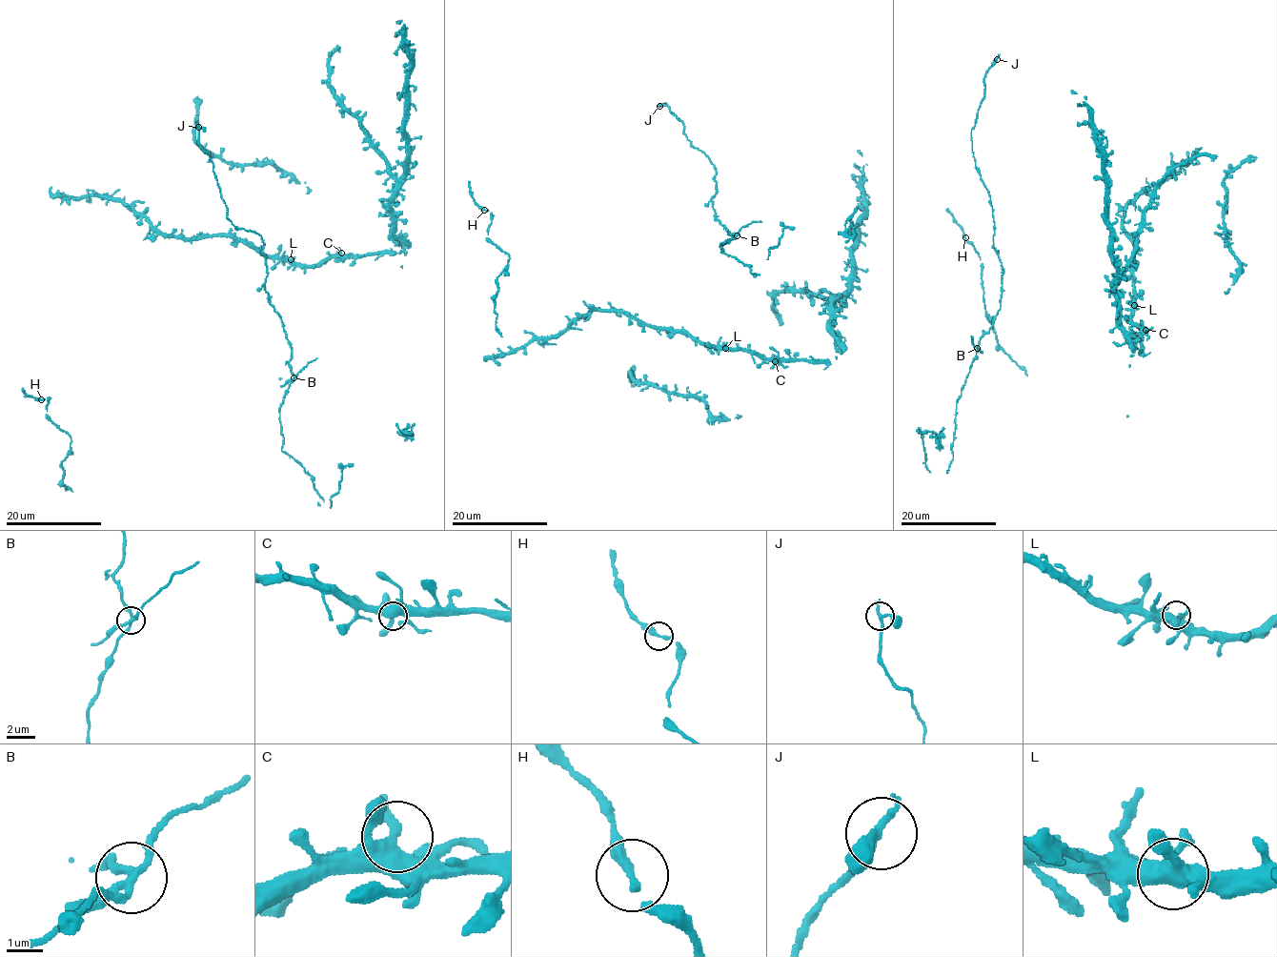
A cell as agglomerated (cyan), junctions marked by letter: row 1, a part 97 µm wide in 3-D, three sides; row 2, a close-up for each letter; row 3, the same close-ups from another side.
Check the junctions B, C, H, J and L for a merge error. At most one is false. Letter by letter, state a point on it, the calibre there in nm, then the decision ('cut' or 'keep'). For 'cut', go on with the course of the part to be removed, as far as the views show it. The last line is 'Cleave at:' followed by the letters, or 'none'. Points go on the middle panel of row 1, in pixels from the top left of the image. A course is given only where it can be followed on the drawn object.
B: place (737, 235); calibre 200 nm; cut; course (737, 235), (741, 227), (761, 222)
C: place (775, 361); calibre 360 nm; keep
H: place (484, 210); calibre 280 nm; keep
J: place (659, 106); calibre 200 nm; keep
L: place (725, 348); calibre 440 nm; keep
Cleave at: B

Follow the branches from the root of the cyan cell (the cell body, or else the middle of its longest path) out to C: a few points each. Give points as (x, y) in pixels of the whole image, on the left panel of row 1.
C: (289, 267), (320, 265), (341, 253)

